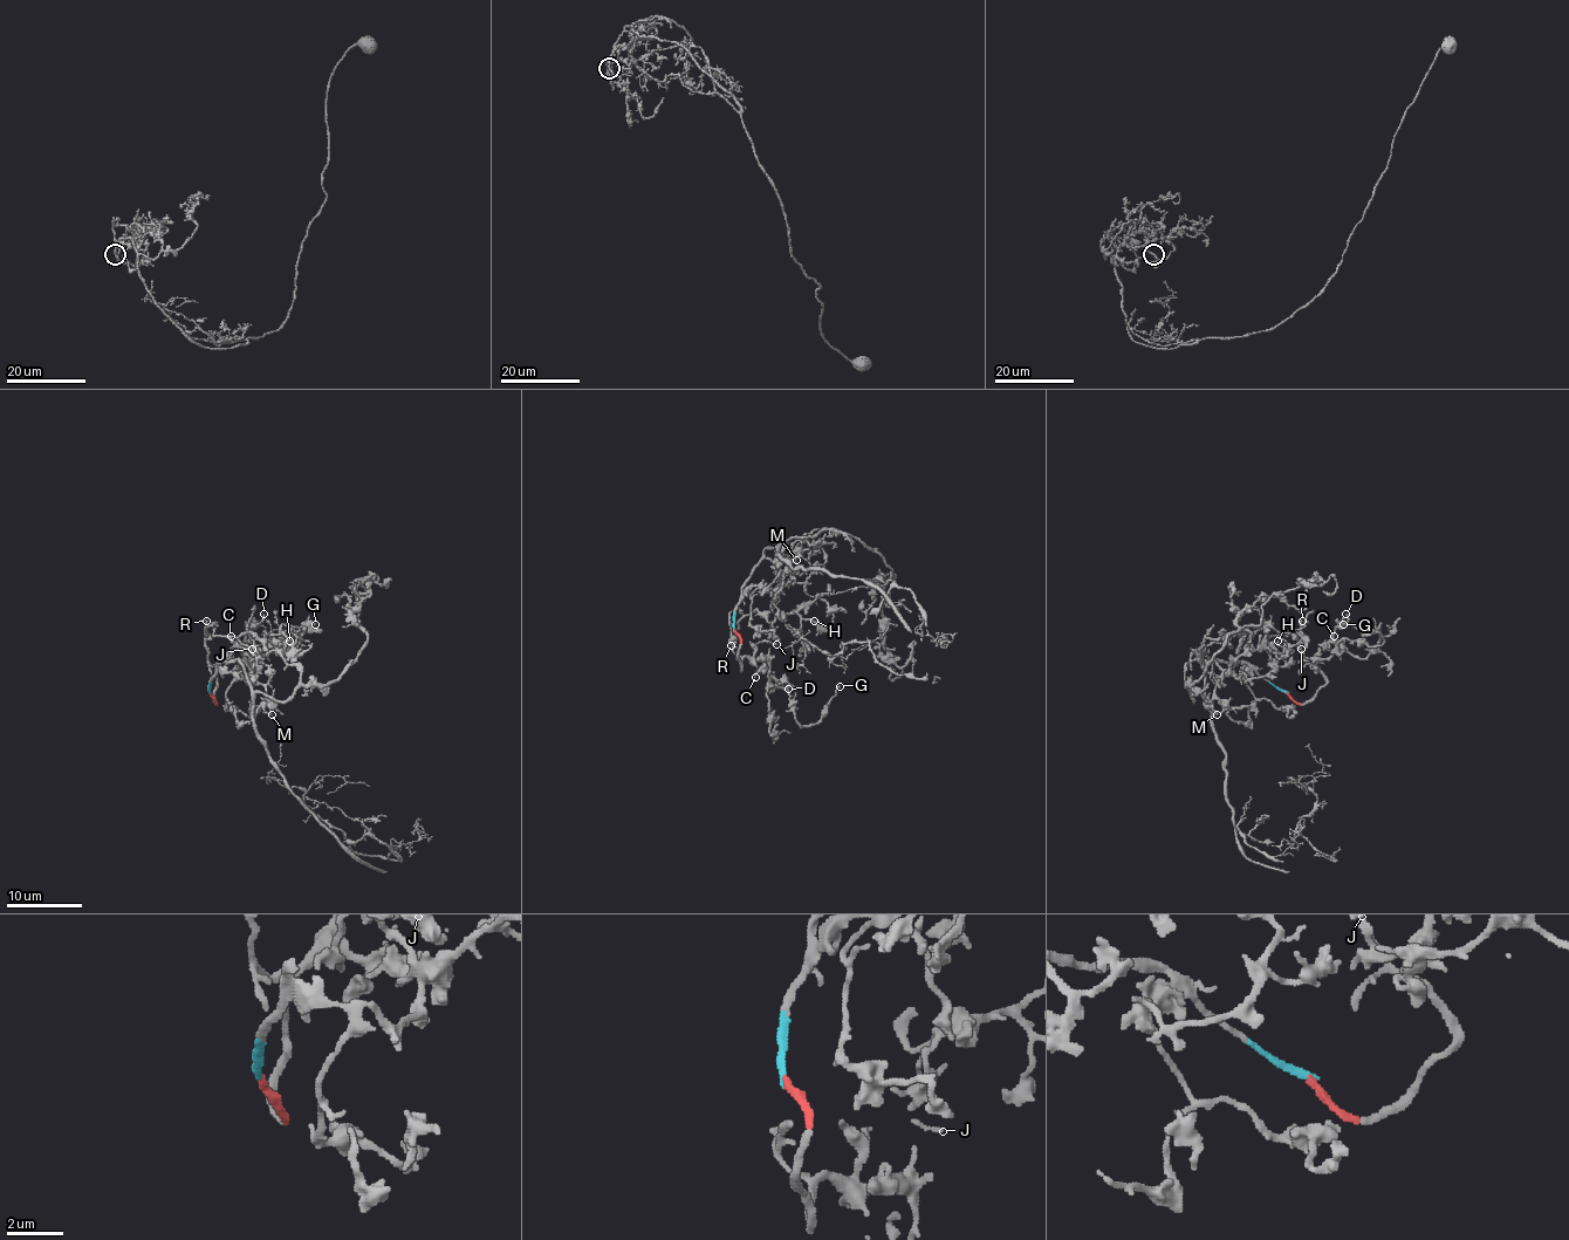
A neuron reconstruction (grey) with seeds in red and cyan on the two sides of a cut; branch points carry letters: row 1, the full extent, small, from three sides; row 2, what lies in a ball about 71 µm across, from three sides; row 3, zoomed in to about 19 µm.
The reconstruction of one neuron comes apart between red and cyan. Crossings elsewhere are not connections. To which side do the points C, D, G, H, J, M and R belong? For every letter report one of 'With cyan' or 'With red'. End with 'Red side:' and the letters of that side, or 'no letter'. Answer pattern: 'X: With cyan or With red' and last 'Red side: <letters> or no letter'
C: With red
D: With red
G: With red
H: With cyan
J: With red
M: With cyan
R: With red
Red side: C, D, G, J, R

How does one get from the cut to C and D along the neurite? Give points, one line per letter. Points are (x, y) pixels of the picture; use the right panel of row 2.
C: (1286, 692), (1306, 704), (1326, 683), (1326, 675), (1315, 664), (1336, 650), (1331, 643), (1326, 644), (1334, 635)
D: (1286, 692), (1306, 704), (1326, 683), (1326, 675), (1315, 664), (1336, 650), (1334, 631), (1347, 620), (1345, 614)

